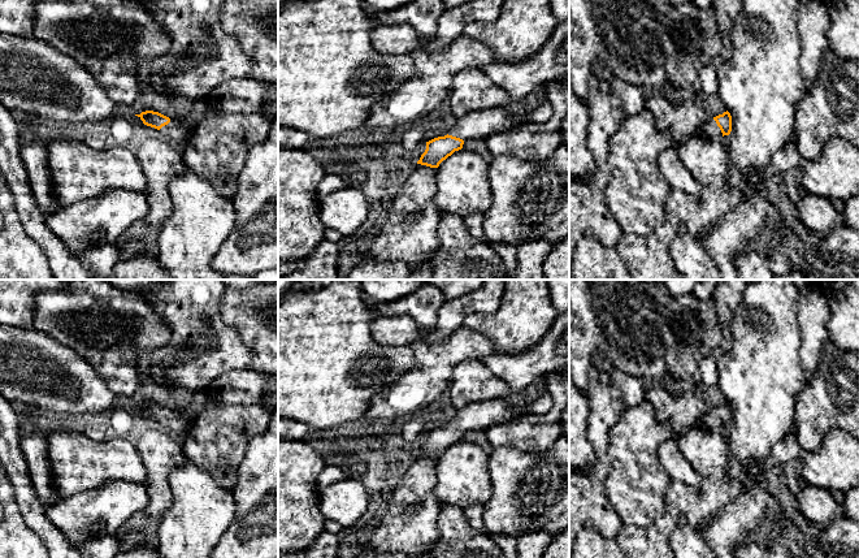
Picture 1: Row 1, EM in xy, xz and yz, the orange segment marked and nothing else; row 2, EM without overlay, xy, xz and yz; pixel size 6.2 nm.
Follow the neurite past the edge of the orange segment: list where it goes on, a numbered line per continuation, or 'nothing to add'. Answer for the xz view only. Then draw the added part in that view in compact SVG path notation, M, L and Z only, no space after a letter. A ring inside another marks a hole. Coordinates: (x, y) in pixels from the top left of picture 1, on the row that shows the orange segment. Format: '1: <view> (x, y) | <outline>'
1: xz (476, 125) | M543 100L532 113L511 117L504 108L487 108L467 113L448 124L448 135L468 139L486 139L496 131L509 131L526 122L545 124L554 113L551 103Z

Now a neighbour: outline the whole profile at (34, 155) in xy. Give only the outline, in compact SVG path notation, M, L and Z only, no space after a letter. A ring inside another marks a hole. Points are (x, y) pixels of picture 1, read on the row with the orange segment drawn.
M36 138L22 144L19 153L39 208L44 215L51 215L61 207L52 193L47 147L47 140Z

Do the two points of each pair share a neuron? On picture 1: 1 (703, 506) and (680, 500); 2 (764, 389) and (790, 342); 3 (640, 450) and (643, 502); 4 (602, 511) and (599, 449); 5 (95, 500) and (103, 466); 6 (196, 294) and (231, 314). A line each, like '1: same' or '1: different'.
1: same
2: same
3: same
4: same
5: different
6: different

